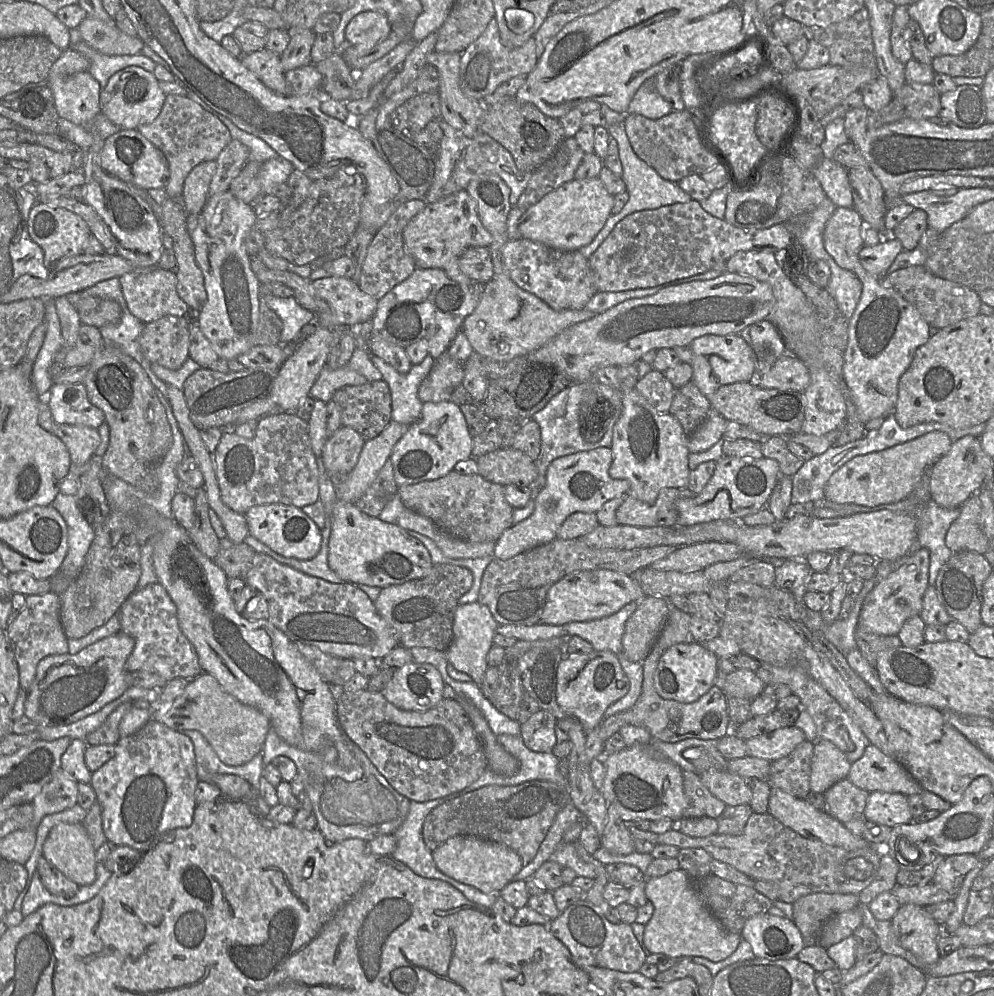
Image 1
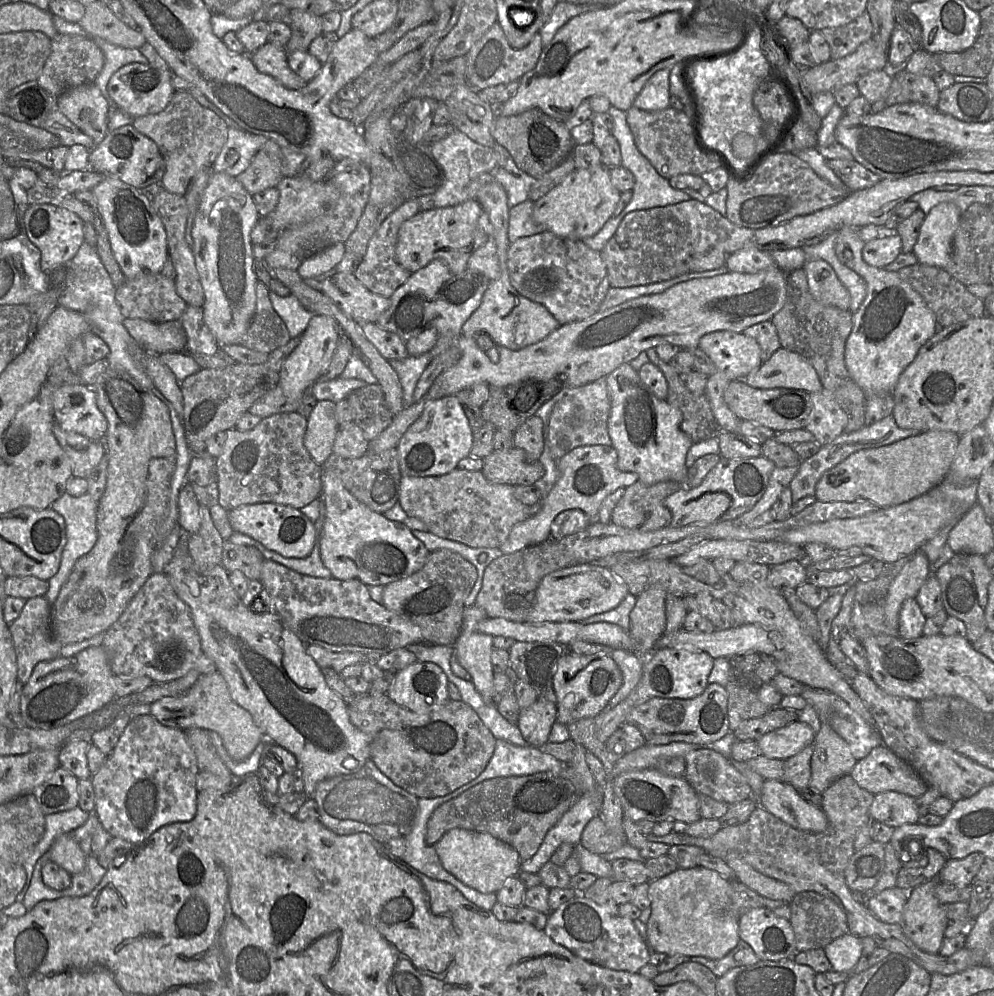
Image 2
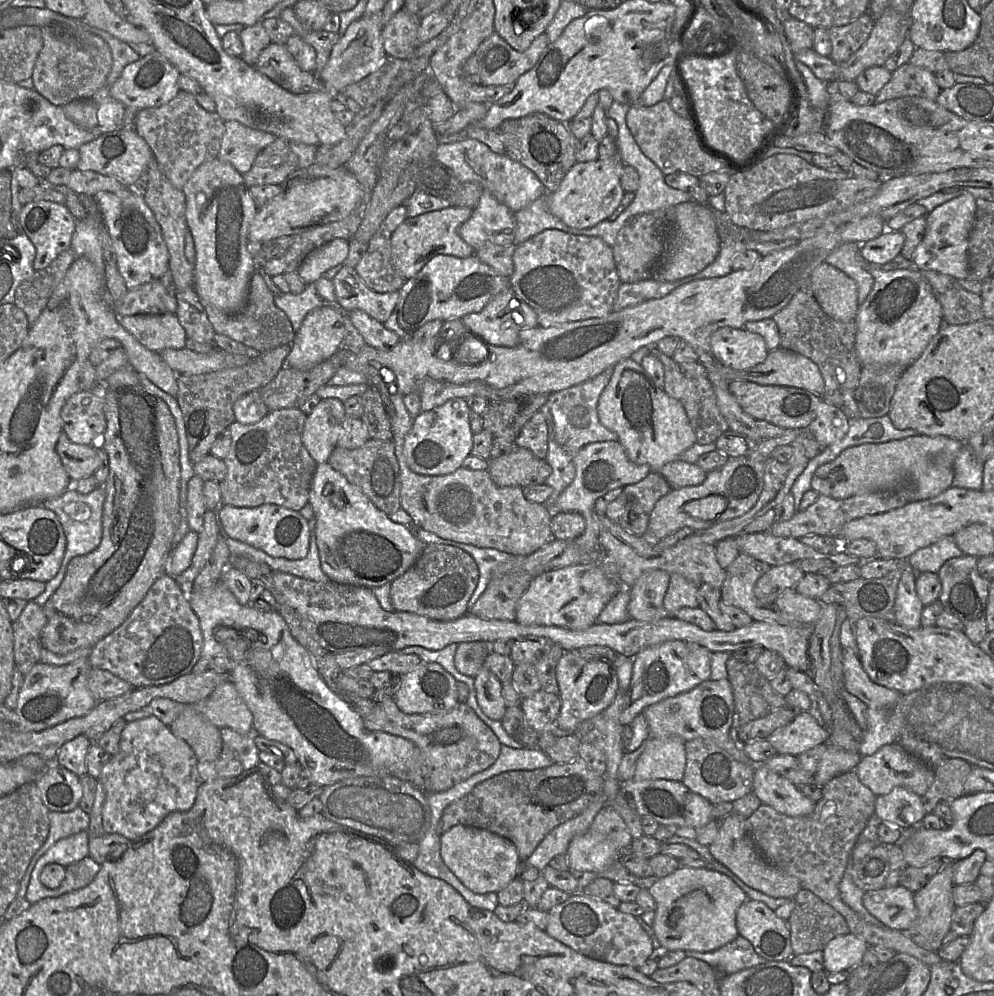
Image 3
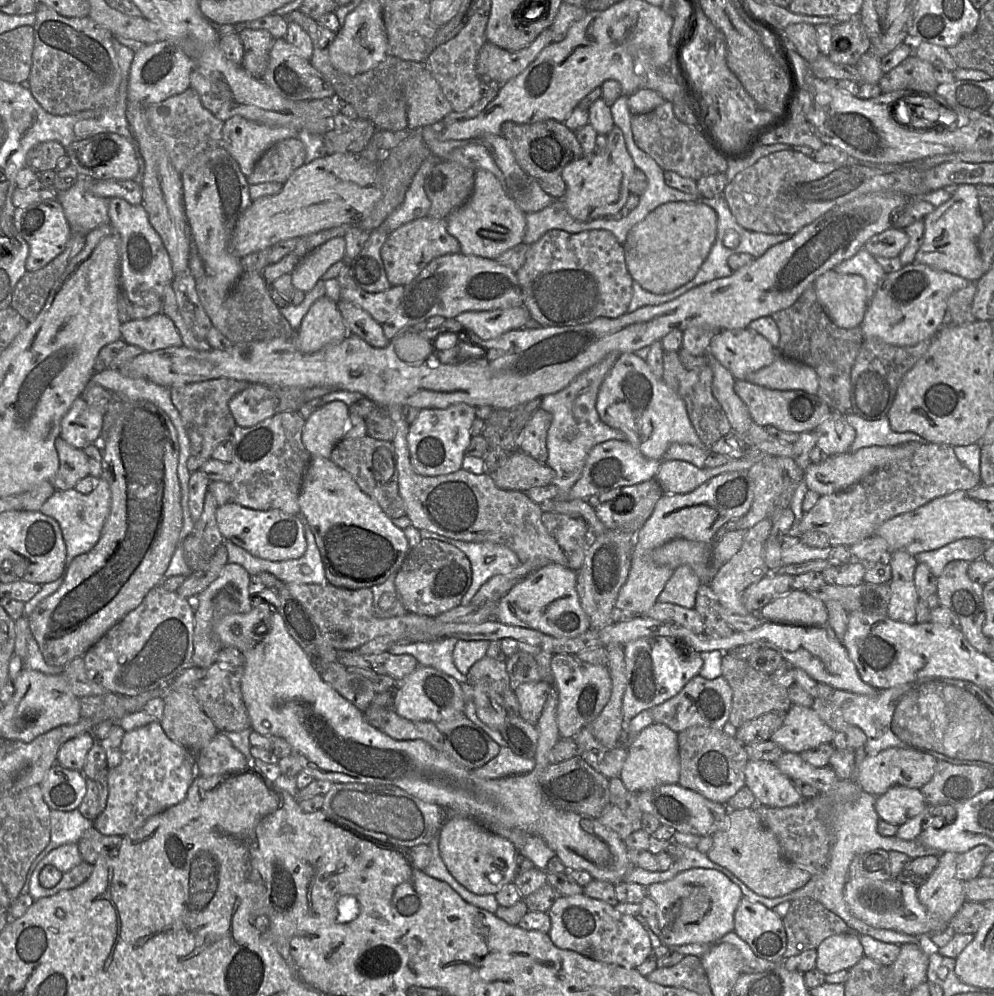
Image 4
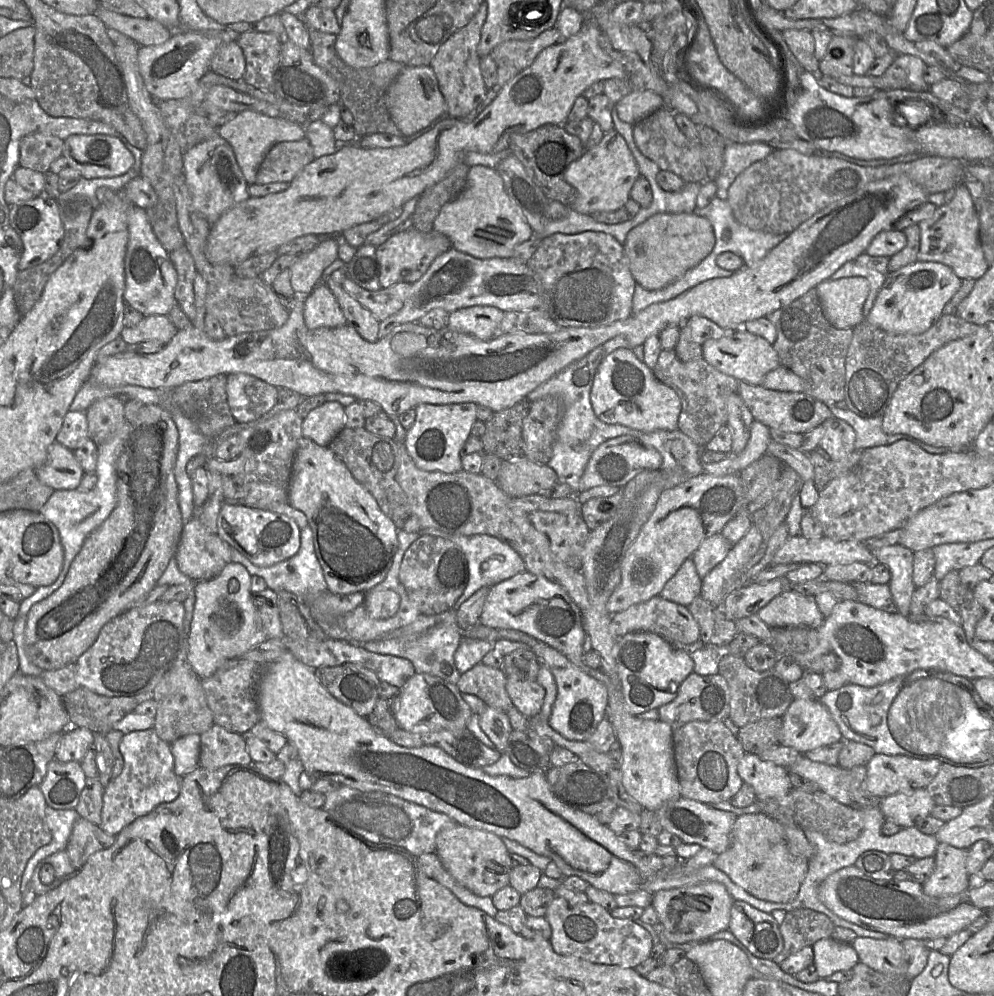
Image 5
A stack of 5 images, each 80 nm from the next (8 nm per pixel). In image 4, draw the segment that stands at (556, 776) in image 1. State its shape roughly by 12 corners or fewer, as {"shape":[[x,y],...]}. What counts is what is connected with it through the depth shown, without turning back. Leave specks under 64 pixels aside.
{"shape":[[509,747],[473,771],[484,779],[523,775],[535,759],[521,757]]}

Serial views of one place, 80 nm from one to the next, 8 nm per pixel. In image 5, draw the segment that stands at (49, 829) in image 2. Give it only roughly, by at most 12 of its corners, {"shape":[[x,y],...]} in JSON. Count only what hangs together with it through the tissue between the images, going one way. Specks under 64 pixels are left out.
{"shape":[[75,809],[45,813],[53,838],[29,859],[21,889],[28,889],[34,870],[42,860],[66,849]]}

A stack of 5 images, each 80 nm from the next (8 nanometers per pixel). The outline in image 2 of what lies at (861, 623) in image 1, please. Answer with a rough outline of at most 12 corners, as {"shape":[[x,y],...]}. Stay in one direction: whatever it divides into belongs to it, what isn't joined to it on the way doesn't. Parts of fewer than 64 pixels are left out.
{"shape":[[921,550],[891,583],[885,621],[898,631],[903,602],[915,598],[930,573]]}

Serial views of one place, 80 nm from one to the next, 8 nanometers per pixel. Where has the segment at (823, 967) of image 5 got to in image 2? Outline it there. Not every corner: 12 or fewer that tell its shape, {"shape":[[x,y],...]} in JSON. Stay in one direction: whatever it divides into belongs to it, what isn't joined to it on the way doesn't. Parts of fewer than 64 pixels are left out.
{"shape":[[848,932],[824,950],[831,970],[850,973],[862,954]]}

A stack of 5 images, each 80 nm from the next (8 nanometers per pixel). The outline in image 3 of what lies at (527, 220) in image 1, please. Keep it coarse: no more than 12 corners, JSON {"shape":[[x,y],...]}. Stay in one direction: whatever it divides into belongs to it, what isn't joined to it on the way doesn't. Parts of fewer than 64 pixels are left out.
{"shape":[[618,154],[576,162],[549,211],[568,227],[608,219],[625,193]]}

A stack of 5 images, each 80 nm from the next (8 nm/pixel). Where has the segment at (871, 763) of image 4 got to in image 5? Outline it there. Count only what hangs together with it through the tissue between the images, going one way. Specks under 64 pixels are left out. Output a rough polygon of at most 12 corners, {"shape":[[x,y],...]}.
{"shape":[[875,754],[866,788],[879,798],[926,787],[942,762]]}

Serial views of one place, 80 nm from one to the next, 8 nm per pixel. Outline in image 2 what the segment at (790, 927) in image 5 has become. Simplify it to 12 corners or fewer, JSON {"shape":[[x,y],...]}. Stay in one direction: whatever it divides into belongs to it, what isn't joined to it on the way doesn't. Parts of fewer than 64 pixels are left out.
{"shape":[[814,891],[796,893],[790,923],[797,951],[849,932],[846,914]]}

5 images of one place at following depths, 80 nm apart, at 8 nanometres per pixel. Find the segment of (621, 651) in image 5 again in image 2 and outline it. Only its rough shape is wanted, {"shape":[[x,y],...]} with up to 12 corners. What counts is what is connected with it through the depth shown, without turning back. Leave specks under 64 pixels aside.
{"shape":[[692,647],[643,658],[630,694],[595,717],[606,742],[650,698],[702,694],[714,659]]}

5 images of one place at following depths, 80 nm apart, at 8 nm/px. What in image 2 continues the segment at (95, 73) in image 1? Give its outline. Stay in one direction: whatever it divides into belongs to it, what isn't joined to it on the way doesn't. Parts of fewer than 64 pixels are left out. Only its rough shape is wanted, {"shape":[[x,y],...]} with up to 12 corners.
{"shape":[[92,38],[103,51],[104,66],[94,81],[104,96],[110,78],[122,66],[149,60],[139,49]]}

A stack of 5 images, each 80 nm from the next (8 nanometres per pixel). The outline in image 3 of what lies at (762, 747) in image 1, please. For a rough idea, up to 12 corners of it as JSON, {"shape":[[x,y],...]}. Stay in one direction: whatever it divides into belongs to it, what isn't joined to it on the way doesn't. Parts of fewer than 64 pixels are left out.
{"shape":[[809,711],[766,740],[778,754],[798,756],[828,743],[830,733]]}

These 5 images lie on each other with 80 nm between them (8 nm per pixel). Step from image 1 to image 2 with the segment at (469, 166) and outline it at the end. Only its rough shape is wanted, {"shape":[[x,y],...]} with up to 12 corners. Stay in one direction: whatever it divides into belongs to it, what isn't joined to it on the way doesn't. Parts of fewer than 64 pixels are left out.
{"shape":[[455,129],[432,144],[444,183],[420,211],[475,199],[490,183],[512,208],[537,180],[497,142]]}

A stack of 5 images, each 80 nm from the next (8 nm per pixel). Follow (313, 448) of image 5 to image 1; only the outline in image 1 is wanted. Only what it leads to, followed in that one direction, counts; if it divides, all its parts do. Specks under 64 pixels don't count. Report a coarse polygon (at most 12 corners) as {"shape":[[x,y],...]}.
{"shape":[[337,500],[328,566],[383,588],[433,563],[396,523]]}

